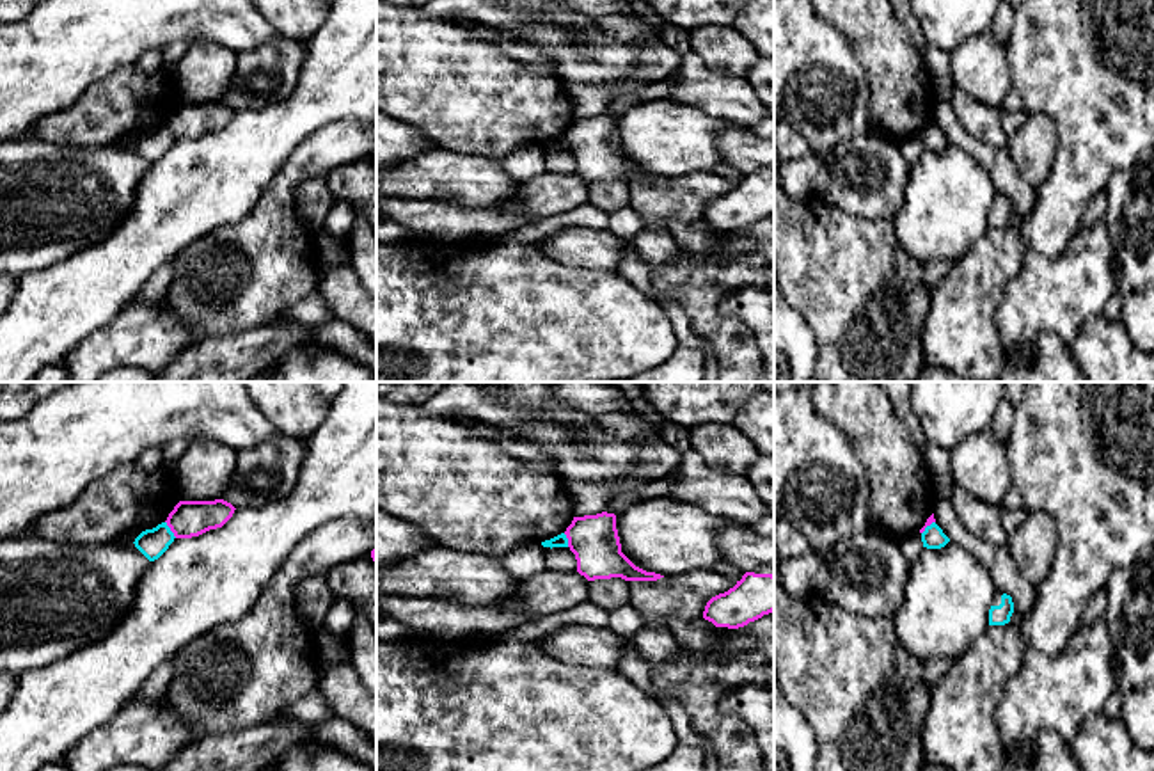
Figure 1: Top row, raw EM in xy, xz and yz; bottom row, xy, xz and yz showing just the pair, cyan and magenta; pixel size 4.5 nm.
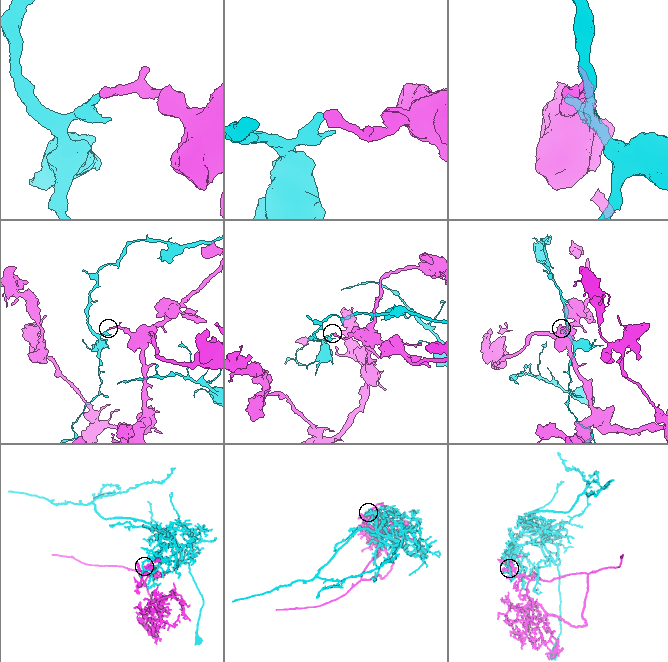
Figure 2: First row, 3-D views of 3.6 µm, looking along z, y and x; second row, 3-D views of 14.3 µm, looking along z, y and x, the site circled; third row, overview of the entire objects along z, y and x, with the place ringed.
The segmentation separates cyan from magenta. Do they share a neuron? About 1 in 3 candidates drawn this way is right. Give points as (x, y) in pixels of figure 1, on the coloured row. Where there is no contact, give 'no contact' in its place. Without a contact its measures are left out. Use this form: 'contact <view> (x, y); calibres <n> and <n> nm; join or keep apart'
contact xy (169, 530); calibres 130 and 160 nm; keep apart

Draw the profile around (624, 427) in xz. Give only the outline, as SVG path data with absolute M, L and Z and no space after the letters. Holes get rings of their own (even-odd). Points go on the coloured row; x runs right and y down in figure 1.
M625 414L597 416L598 423L613 435L623 441L636 441L641 437L659 435L659 426L644 417L632 417Z

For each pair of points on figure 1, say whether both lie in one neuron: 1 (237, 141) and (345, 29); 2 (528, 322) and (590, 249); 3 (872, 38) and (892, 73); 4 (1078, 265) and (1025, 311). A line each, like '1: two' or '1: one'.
1: one
2: two
3: one
4: one

